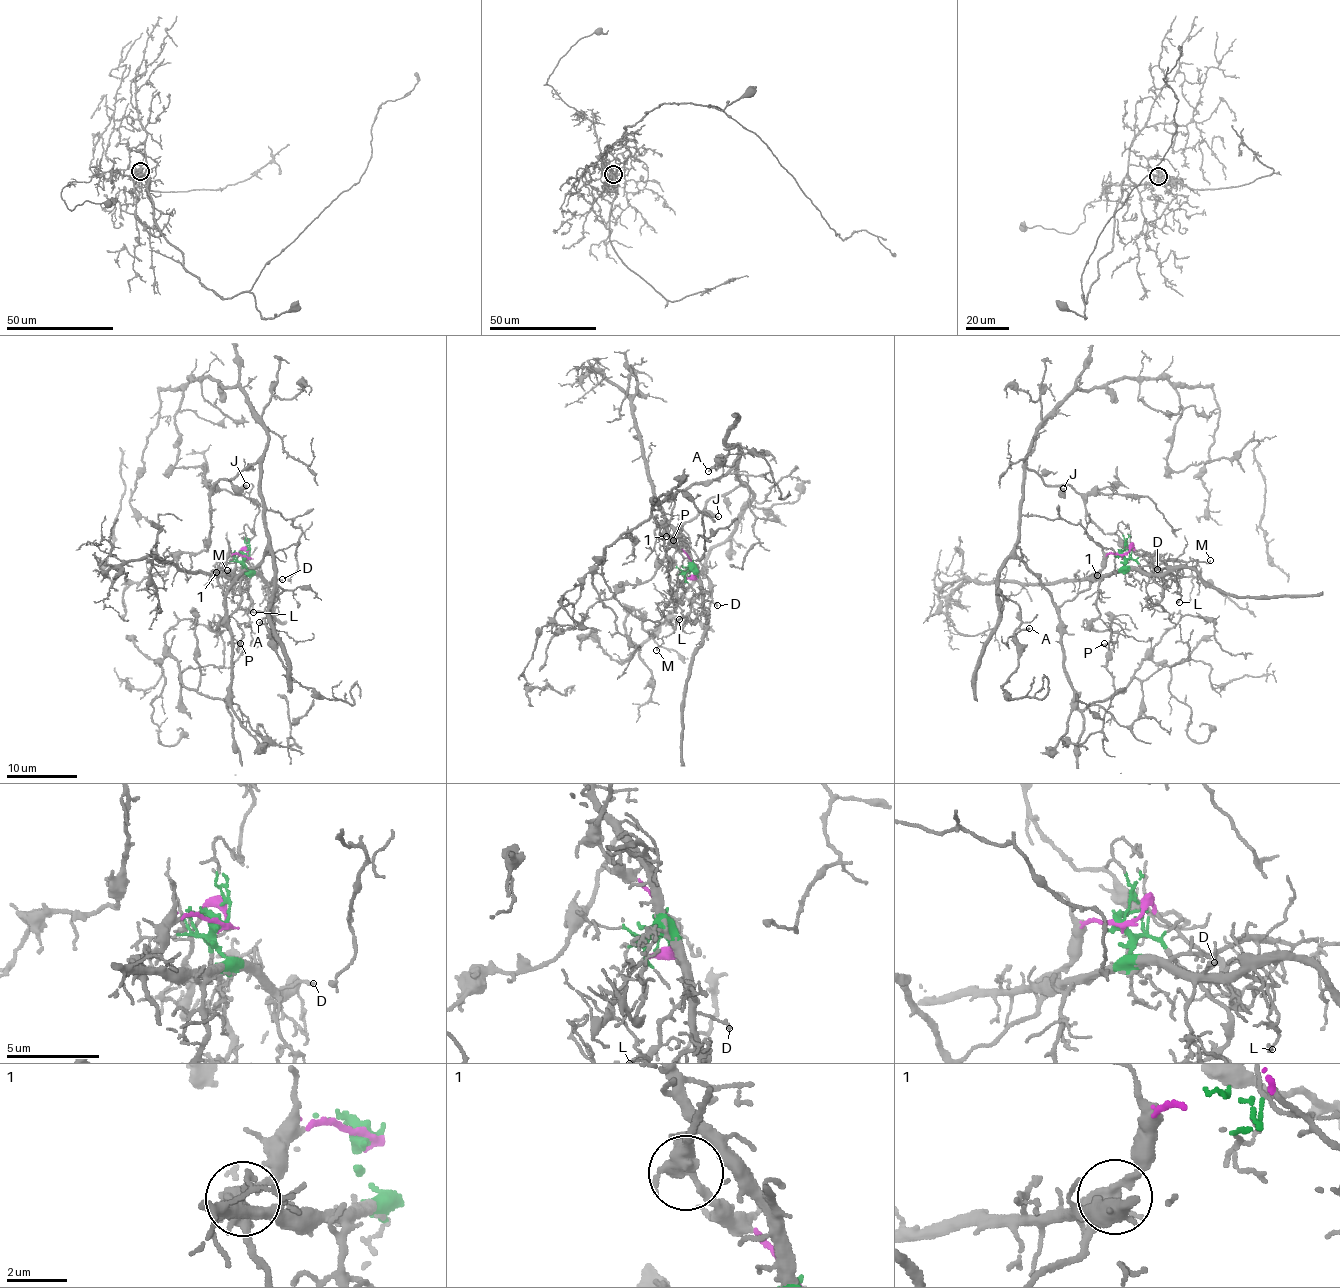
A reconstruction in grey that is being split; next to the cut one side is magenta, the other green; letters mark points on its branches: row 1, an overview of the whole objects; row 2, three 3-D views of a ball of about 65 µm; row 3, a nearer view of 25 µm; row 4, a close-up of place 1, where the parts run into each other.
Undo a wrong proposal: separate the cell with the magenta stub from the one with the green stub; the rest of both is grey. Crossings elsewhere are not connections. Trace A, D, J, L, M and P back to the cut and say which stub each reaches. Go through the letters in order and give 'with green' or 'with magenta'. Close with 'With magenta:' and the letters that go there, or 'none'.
A: with magenta
D: with green
J: with magenta
L: with green
M: with green
P: with green
With magenta: A, J

